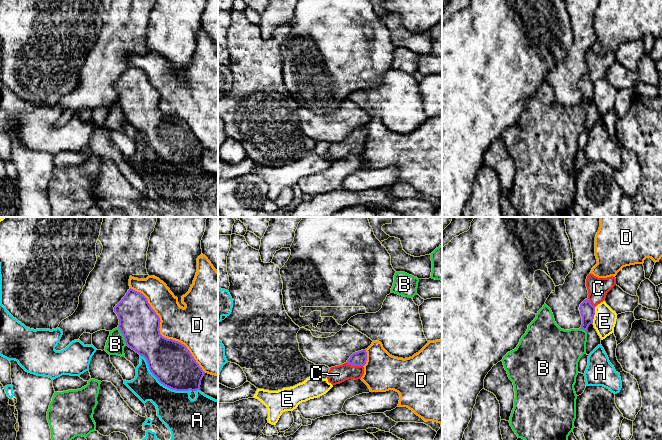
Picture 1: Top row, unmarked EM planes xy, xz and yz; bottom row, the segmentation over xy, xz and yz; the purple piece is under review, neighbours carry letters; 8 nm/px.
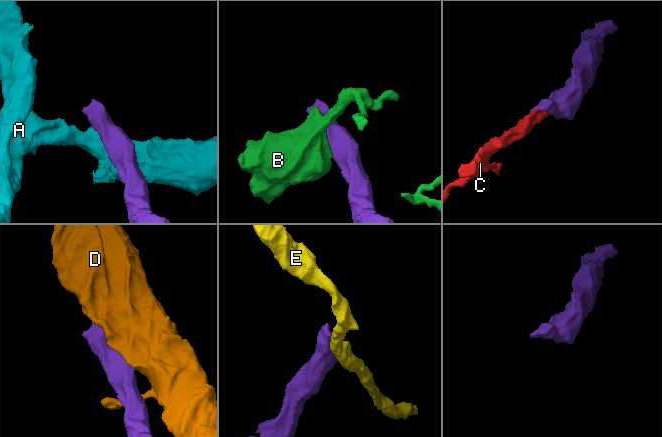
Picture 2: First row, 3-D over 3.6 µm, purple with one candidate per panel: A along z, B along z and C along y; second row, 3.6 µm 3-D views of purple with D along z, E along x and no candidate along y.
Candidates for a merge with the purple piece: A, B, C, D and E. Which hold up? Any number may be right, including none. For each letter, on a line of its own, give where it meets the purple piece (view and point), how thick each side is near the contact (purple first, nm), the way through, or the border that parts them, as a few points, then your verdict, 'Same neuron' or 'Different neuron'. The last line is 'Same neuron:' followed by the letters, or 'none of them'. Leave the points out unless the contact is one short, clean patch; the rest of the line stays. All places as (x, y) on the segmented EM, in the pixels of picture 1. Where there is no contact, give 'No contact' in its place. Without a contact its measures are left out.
A: Touches purple at xy (162, 383). Thickness 340 nm (purple) against 300 nm. Different neuron
B: Touches purple at xy (123, 335). Thickness 320 nm (purple) against 150 nm. Different neuron
C: Touches purple at xz (354, 365). Thickness 120 nm (purple) against 140 nm. Path across: xz (359, 358), (354, 365), (349, 370), (338, 374). Same neuron
D: Touches purple at xy (159, 333). Thickness 340 nm (purple) against 300 nm. Different neuron
E: Touches purple at yz (593, 315). Thickness 120 nm (purple) against 180 nm. Different neuron
Same neuron: C

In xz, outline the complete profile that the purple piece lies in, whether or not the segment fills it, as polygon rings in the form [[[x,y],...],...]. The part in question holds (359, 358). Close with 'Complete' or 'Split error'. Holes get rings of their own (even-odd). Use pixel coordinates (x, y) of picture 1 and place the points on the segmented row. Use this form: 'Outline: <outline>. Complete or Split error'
Outline: [[[366,349],[353,353],[346,363],[330,368],[327,377],[328,382],[336,385],[348,379],[361,379],[364,374],[363,366],[366,364],[366,361]]]. Split error

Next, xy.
Outline: [[[130,288],[114,312],[126,345],[146,359],[161,384],[176,391],[200,390],[205,372],[184,344],[160,334],[160,318],[142,293]]]. Complete

